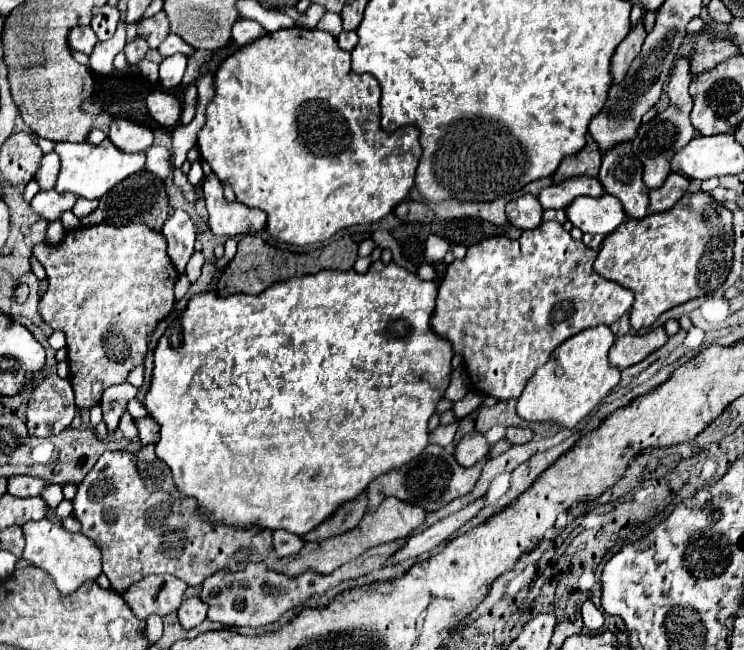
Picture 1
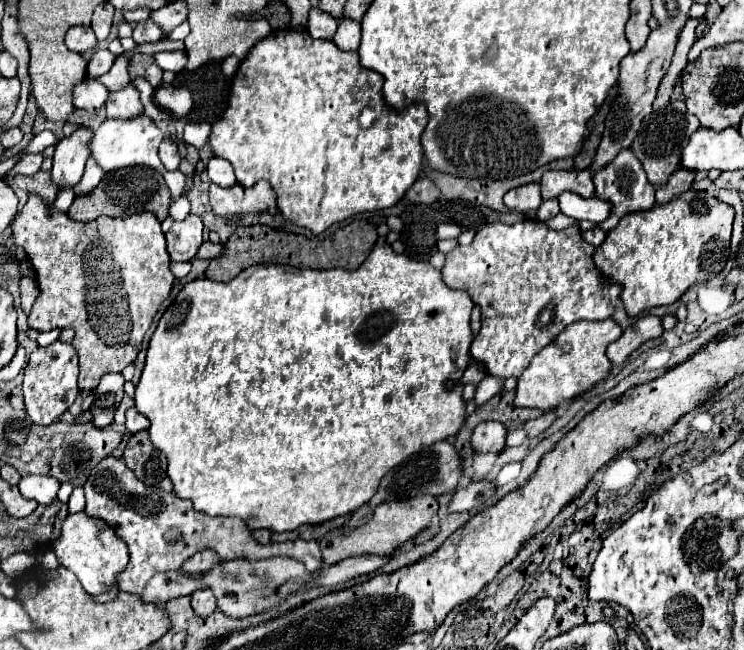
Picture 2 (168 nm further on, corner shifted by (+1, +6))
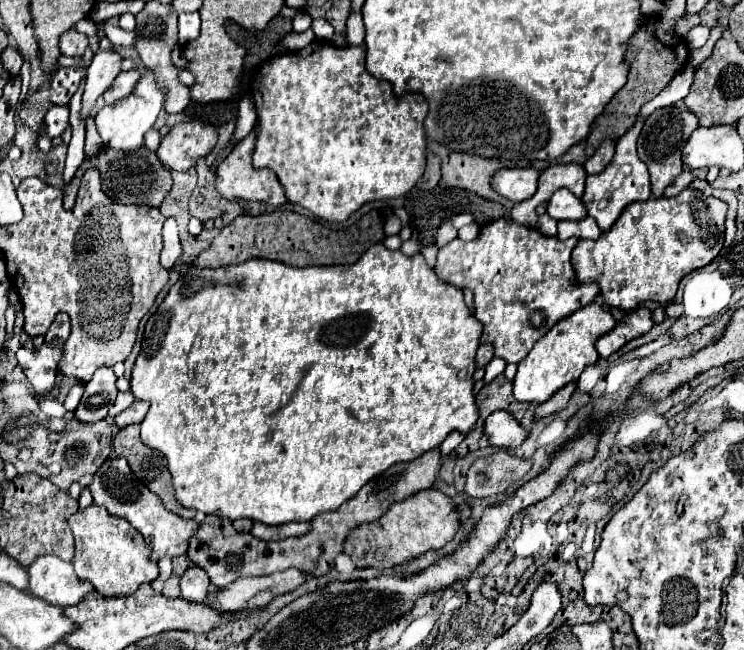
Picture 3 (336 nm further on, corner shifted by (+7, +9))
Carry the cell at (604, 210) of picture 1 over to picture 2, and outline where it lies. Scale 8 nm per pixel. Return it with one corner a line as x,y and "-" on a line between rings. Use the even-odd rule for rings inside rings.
565,191
559,197
559,205
561,205
561,213
567,217
573,217
575,221
587,219
593,223
601,223
603,219
609,217
609,203
605,203
603,199
597,199
597,197
581,199
579,195

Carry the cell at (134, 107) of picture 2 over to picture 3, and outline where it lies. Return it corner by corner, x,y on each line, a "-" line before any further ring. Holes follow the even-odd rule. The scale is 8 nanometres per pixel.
127,70
127,72
119,72
119,76
115,78
115,82
111,84
111,88
103,94
105,104
113,104
125,96
131,94
131,90
135,88
139,80
139,72
137,70

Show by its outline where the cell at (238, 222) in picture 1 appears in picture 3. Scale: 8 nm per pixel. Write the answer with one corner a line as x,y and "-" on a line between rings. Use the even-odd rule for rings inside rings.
255,130
241,140
233,152
221,160
221,164
217,166
217,178
215,178
215,190
219,192
221,198
229,200
229,202
239,202
239,200
259,200
263,204
273,204
273,206
281,206
285,204
285,192
279,184
279,180
275,178
275,172
271,170
253,170
251,168
251,152
253,152
253,142
255,142

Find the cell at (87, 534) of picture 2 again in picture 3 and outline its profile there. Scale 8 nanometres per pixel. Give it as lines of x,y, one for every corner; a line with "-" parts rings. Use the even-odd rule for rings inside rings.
91,504
85,510
77,510
69,528
75,538
73,568
79,580
87,580
103,596
129,596
143,582
153,582
159,574
157,564
149,562
149,548
141,534
131,528
125,518
107,514
105,508

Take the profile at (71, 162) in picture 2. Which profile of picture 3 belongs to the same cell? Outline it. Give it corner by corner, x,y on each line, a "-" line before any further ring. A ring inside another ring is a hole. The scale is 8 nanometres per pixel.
97,52
93,56
93,64
87,68
85,92
81,98
81,120
87,122
93,112
95,100
111,86
115,76
121,72
121,56
117,52

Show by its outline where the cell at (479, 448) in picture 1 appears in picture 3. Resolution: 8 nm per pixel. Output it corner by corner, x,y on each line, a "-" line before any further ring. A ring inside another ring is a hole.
493,412
485,420
483,434
489,438
489,446
493,448
517,448
525,438
527,430
509,414
509,412

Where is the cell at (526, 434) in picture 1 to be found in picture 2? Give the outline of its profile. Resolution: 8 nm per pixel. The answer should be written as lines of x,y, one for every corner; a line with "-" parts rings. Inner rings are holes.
549,411
549,413
543,413
541,417
537,419
531,419
525,423
525,431
529,437
535,437
535,435
541,435
547,427
551,427
551,423
557,419
557,413
555,411

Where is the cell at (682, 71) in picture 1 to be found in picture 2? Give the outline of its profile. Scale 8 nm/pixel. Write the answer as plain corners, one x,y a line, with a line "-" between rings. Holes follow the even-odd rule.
673,101
665,109
653,111
649,117
643,119
641,129
631,145
633,153
641,159
647,177
653,185
665,185
667,179
681,167
681,151
689,137
699,129
699,119
695,115
687,113
687,107
683,101

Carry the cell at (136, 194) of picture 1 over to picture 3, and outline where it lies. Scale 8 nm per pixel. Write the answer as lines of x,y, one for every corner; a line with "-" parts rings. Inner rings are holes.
103,148
99,152
97,158
93,160
85,160
79,170
75,172
73,180
63,188
63,204
65,210
71,210
75,206
75,198
77,198
77,190
79,190
79,182
81,176
89,170
89,168
97,168
103,176
103,192
115,200
117,204
145,204
151,208
159,208
165,194
171,188
171,174
169,170
159,162
157,154
151,152
149,148
141,148
137,152
119,152
119,150
111,150
111,148

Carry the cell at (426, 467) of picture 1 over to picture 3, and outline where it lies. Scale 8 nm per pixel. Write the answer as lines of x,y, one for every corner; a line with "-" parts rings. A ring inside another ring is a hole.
439,448
427,450
423,456
411,460
411,462
395,464
387,472
383,472
381,476
369,480
359,490
359,494
355,498
347,500
339,510
319,514
313,520
309,534
299,536
299,538
287,538
287,540
279,540
279,542
263,542
263,540
257,540
255,536
235,532
235,528
231,526
229,520
223,520
217,516
205,516
201,520
199,532
189,542
187,556
195,566
203,568
207,572
211,584
221,590
227,588
239,576
263,576
263,574
273,574
279,570
287,570
287,568
297,568
297,570
303,570
311,576
323,576
329,570
327,564
331,564
333,558
341,552
343,540
349,534
349,530
353,530
355,526
365,524
365,522
375,522
381,514
387,512
387,508
393,502
401,502
407,496
413,496
415,492
431,488
437,480
439,468
441,468
441,450

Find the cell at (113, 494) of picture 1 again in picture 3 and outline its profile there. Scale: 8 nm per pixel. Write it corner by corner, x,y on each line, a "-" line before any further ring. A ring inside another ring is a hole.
125,458
105,460
95,472
93,482
89,484
89,490
93,494
95,504
107,508
107,512
111,512
113,516
123,516
125,520
129,520
129,524
143,536
145,544
151,548
151,560
155,560
155,564
159,564
165,556
175,558
185,554
189,548
191,536
199,530
197,518
181,518
165,510
161,500
155,498
153,492
135,478

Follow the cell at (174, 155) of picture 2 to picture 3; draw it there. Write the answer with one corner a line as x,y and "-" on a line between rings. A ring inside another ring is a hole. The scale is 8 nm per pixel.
181,124
161,140
157,156
161,164
175,172
189,170
197,158
209,154
217,142
217,132
205,124

